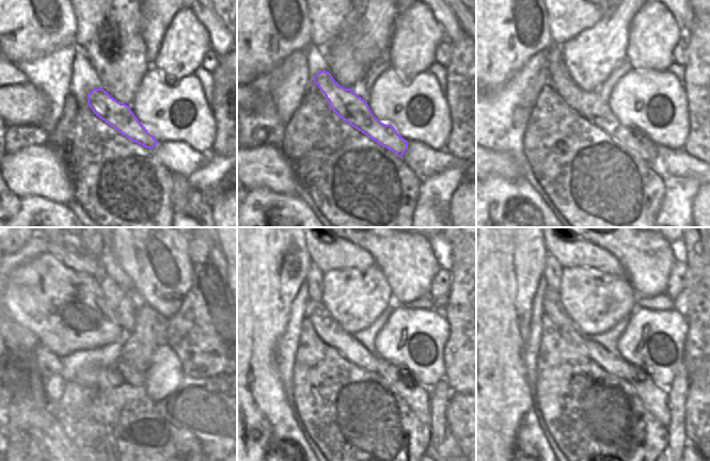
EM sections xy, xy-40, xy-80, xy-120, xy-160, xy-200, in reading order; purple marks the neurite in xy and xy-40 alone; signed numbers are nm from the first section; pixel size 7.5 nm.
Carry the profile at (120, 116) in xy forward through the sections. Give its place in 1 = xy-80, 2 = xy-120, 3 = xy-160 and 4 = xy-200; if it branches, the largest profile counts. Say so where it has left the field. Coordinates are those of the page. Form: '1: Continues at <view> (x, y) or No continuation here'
1: Continues at xy-80 (587, 104)
2: Continues at xy-120 (155, 376)
3: Continues at xy-160 (414, 395)
4: Continues at xy-200 (656, 400)

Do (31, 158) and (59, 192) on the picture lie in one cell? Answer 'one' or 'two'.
one

